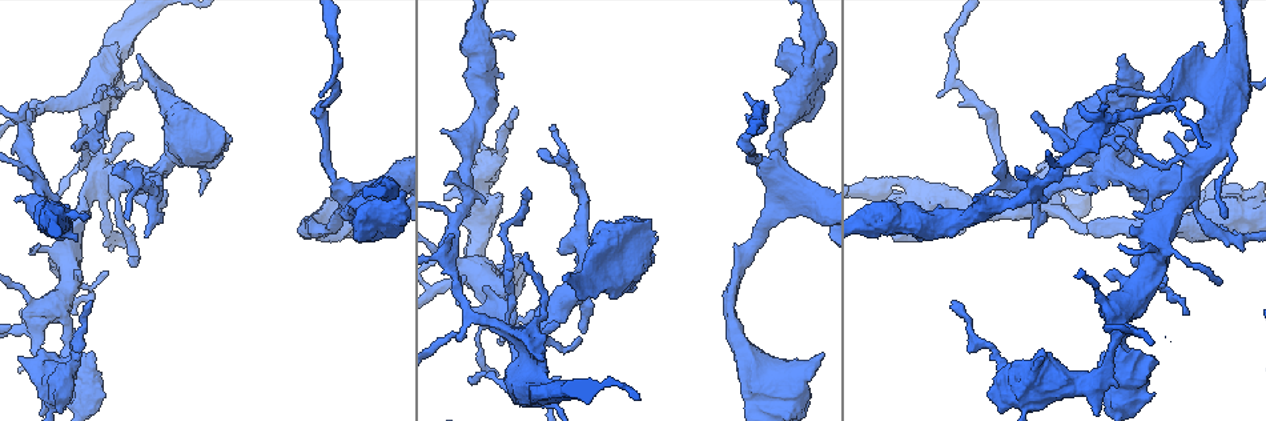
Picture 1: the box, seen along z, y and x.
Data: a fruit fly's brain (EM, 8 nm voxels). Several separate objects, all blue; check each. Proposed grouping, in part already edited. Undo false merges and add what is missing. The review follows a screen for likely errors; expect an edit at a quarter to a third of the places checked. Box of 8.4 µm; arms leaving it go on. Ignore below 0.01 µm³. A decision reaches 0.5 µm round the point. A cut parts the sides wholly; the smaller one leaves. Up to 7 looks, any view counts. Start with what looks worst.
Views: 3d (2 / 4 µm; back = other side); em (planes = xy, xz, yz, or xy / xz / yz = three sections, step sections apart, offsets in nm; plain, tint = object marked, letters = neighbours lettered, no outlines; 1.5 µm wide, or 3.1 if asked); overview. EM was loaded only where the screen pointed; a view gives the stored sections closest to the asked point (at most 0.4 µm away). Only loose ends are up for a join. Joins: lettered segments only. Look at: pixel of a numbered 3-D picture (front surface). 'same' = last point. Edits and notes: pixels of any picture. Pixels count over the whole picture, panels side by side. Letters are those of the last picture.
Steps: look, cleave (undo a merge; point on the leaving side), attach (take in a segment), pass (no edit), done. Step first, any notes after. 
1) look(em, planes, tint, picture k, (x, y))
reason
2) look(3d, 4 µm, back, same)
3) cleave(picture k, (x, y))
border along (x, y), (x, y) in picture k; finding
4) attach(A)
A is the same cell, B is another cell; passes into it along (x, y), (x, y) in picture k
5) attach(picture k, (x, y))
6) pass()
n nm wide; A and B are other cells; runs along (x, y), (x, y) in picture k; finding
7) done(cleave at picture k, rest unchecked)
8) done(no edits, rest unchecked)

look(em, planes, letters, picture 1, (812, 59))

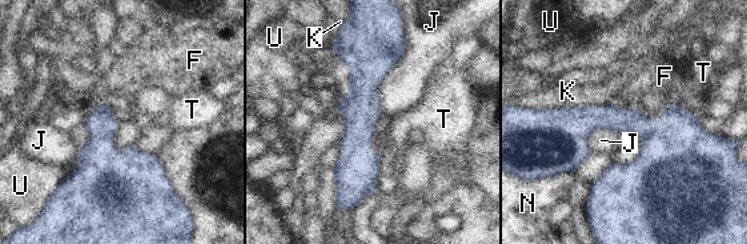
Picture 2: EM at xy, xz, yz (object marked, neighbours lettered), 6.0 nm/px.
pass()
J touches over 480 nm; F, J, K, N, T and U are other cells; no lettered segment goes on from it

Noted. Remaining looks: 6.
look(3d, 2 µm, back, picture 1, (1096, 284))
thick turns thin

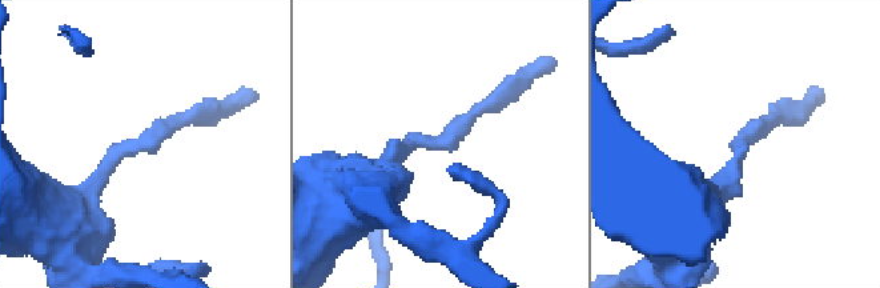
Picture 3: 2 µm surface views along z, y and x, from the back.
look(em, planes, letters, picture 3, (745, 152))

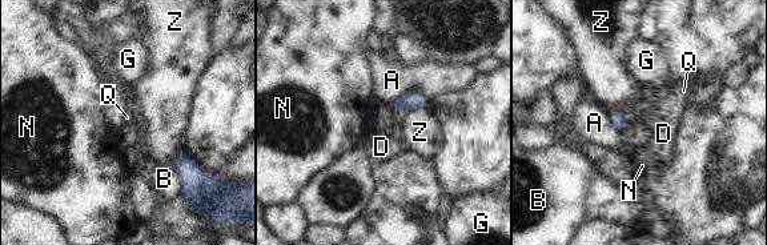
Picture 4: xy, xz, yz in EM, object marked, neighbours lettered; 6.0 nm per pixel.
pass()
80 nm wide; A, B, D, G, N, Q and Z are other cells; border along (426, 99), (409, 91), (389, 104) in picture 4; continuous, no second neuron

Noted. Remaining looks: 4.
look(em, planes, letters, picture 1, (649, 220))
free end

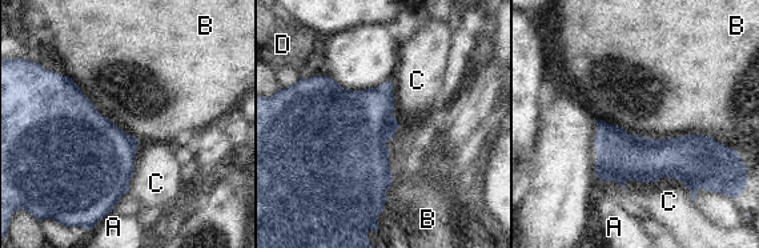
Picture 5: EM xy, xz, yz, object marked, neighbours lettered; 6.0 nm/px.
pass()
A, B, C and D are other cells; border along (598, 119), (654, 139), (690, 135) in picture 5; no lettered segment goes on from it

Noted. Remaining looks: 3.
done(no edits, rest unchecked)

